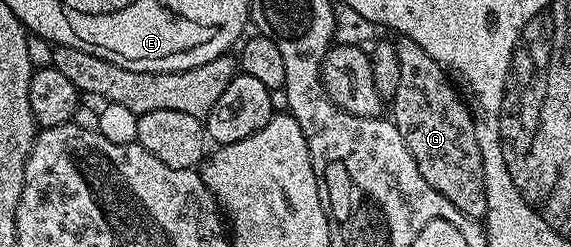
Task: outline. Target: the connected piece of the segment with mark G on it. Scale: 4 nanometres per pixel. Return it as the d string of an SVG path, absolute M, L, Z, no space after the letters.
M398 37L393 44L400 63L399 87L392 98L394 125L400 135L404 135L404 143L408 143L408 151L412 151L412 159L416 159L416 167L420 167L420 175L424 175L428 187L436 187L436 191L440 191L440 195L444 195L444 199L448 199L448 203L456 206L464 216L481 222L486 216L488 199L484 159L476 139L474 114L446 70L440 67L440 63L436 63L436 59L432 59L432 55L428 55L428 51L424 51L424 47L420 47L420 43L412 43L412 39L407 37Z

